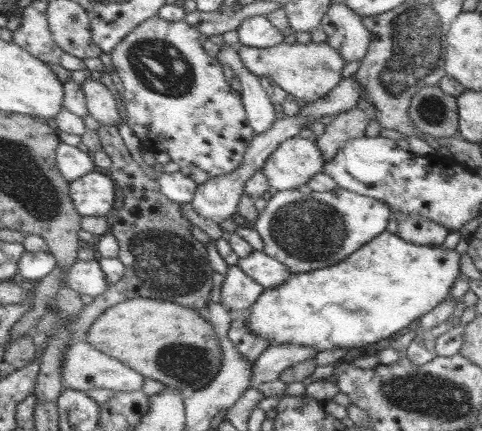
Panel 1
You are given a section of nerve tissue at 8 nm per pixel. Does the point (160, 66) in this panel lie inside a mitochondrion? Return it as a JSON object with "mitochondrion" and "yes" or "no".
{"mitochondrion":"yes"}

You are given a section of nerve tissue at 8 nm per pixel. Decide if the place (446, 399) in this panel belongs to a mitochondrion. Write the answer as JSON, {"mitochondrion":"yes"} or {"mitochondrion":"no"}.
{"mitochondrion":"yes"}

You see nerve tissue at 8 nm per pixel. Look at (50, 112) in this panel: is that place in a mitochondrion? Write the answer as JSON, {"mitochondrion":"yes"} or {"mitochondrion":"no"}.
{"mitochondrion":"no"}

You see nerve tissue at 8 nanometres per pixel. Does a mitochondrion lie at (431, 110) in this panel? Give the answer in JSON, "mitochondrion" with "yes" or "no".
{"mitochondrion":"yes"}

